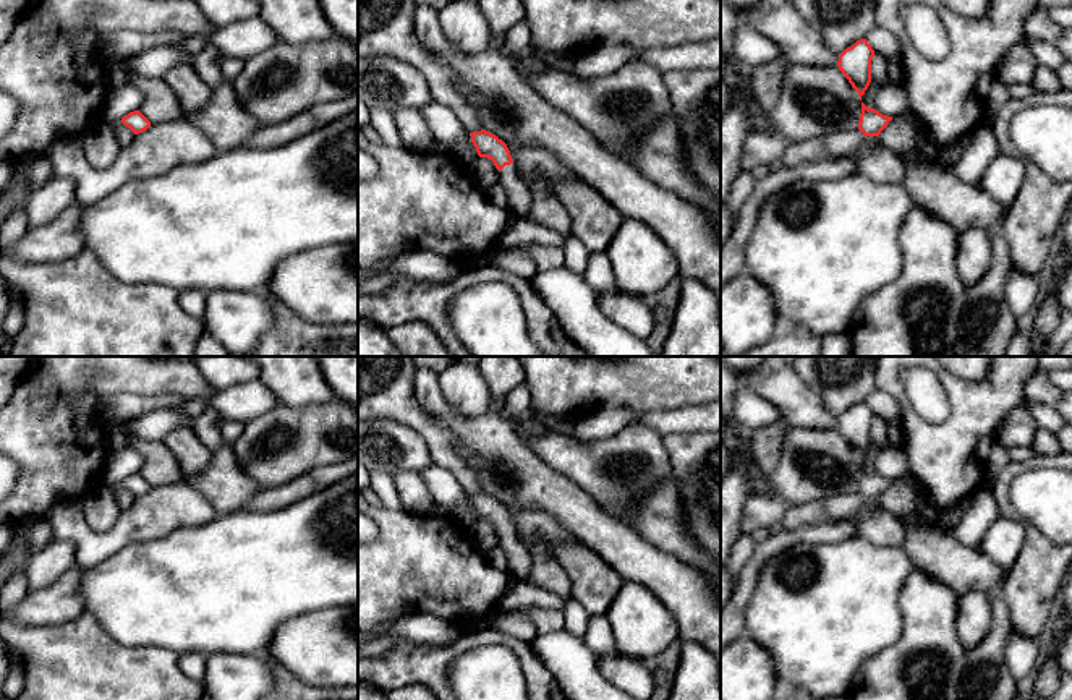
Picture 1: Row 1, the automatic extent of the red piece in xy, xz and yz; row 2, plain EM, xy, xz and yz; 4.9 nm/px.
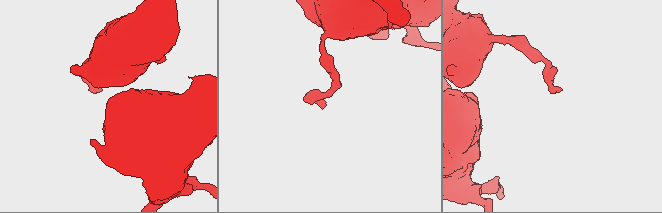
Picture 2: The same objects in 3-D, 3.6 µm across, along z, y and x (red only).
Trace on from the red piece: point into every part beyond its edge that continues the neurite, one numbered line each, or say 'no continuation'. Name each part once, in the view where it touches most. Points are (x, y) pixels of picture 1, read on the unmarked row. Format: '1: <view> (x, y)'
1: xz (518, 567)

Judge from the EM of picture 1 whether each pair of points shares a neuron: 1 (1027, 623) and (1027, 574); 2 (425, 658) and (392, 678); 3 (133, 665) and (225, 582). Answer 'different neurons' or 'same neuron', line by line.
1: same neuron
2: same neuron
3: different neurons

